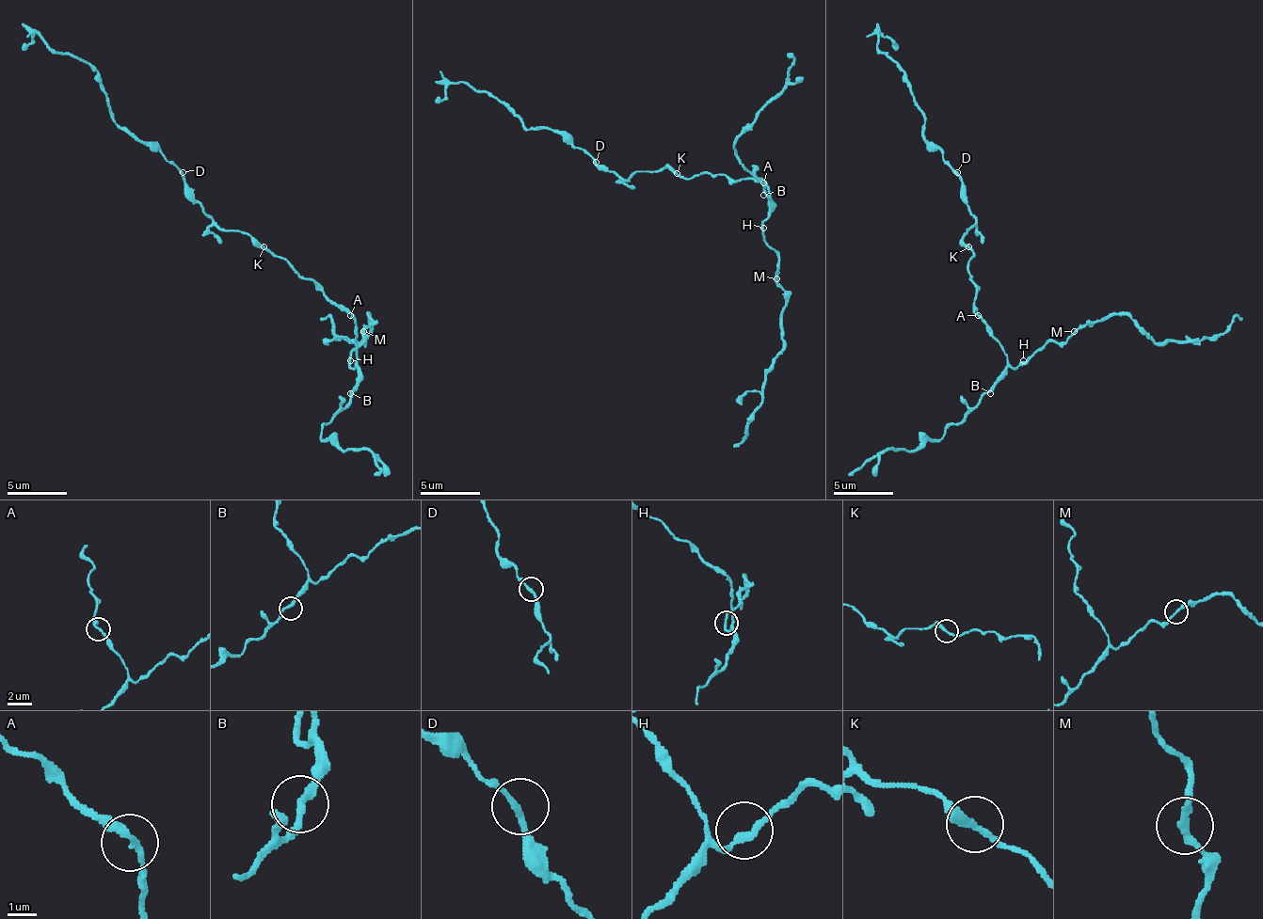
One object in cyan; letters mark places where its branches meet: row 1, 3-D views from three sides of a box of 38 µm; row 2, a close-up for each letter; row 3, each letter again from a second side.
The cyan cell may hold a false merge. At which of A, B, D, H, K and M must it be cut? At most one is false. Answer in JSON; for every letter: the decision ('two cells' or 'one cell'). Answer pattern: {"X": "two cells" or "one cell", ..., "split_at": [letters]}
{"A": "one cell", "B": "one cell", "D": "one cell", "H": "one cell", "K": "one cell", "M": "one cell", "split_at": []}

